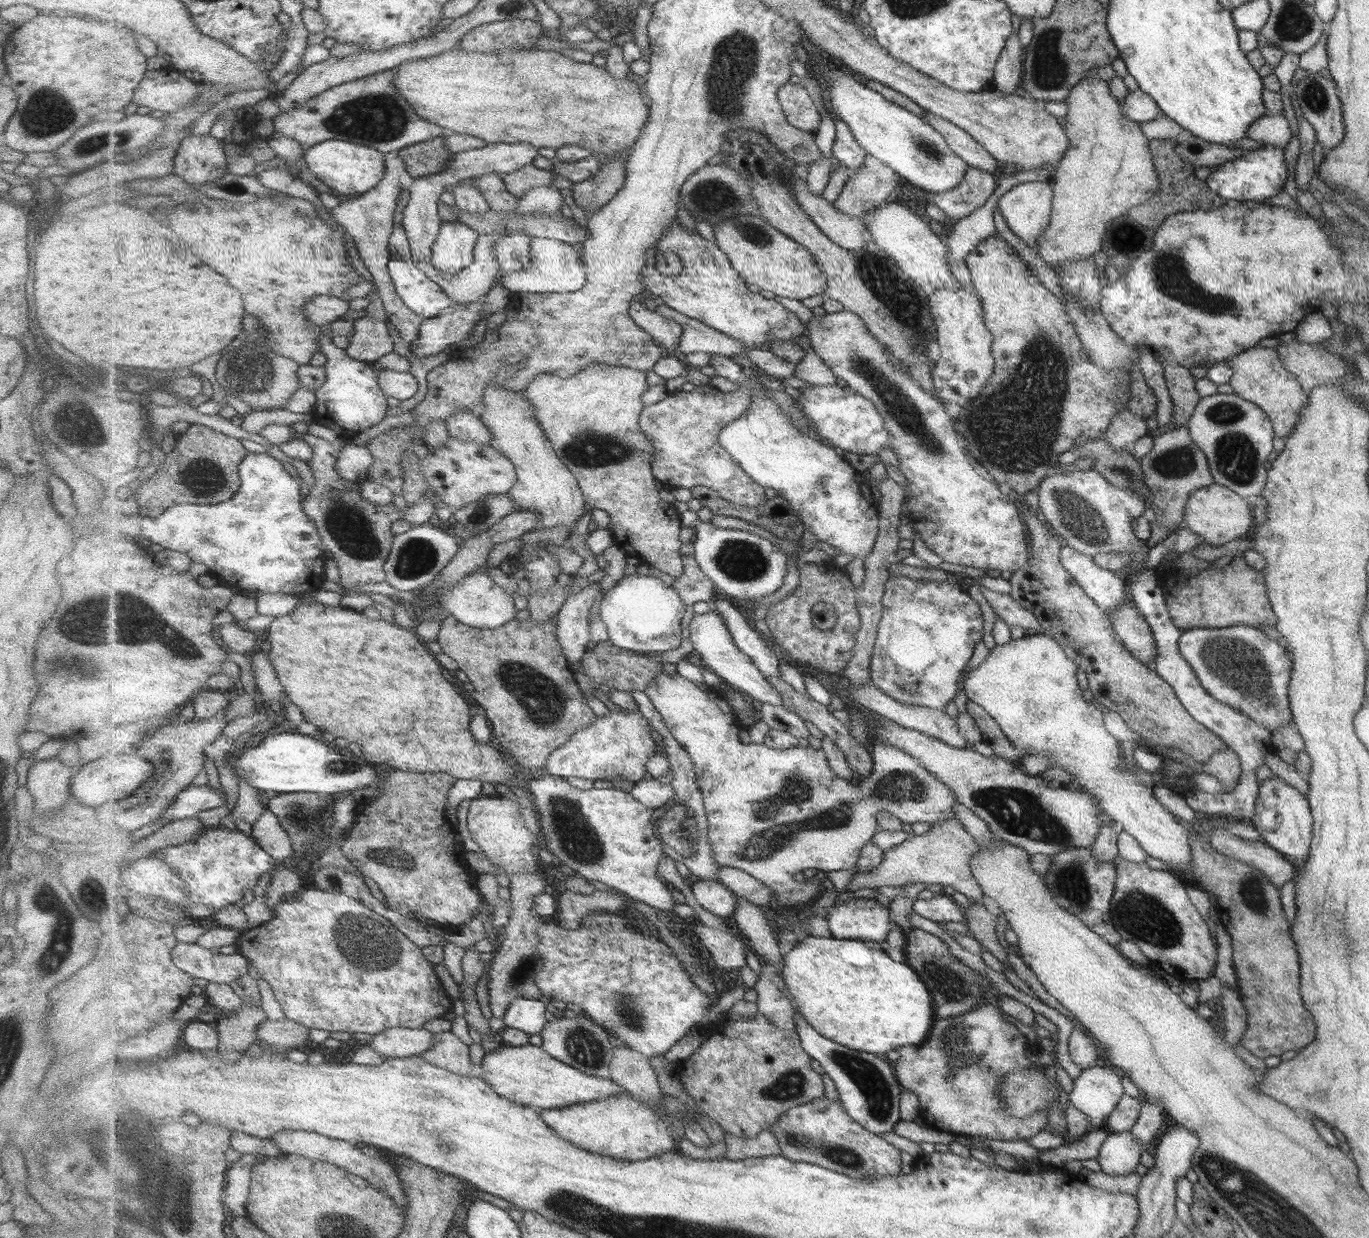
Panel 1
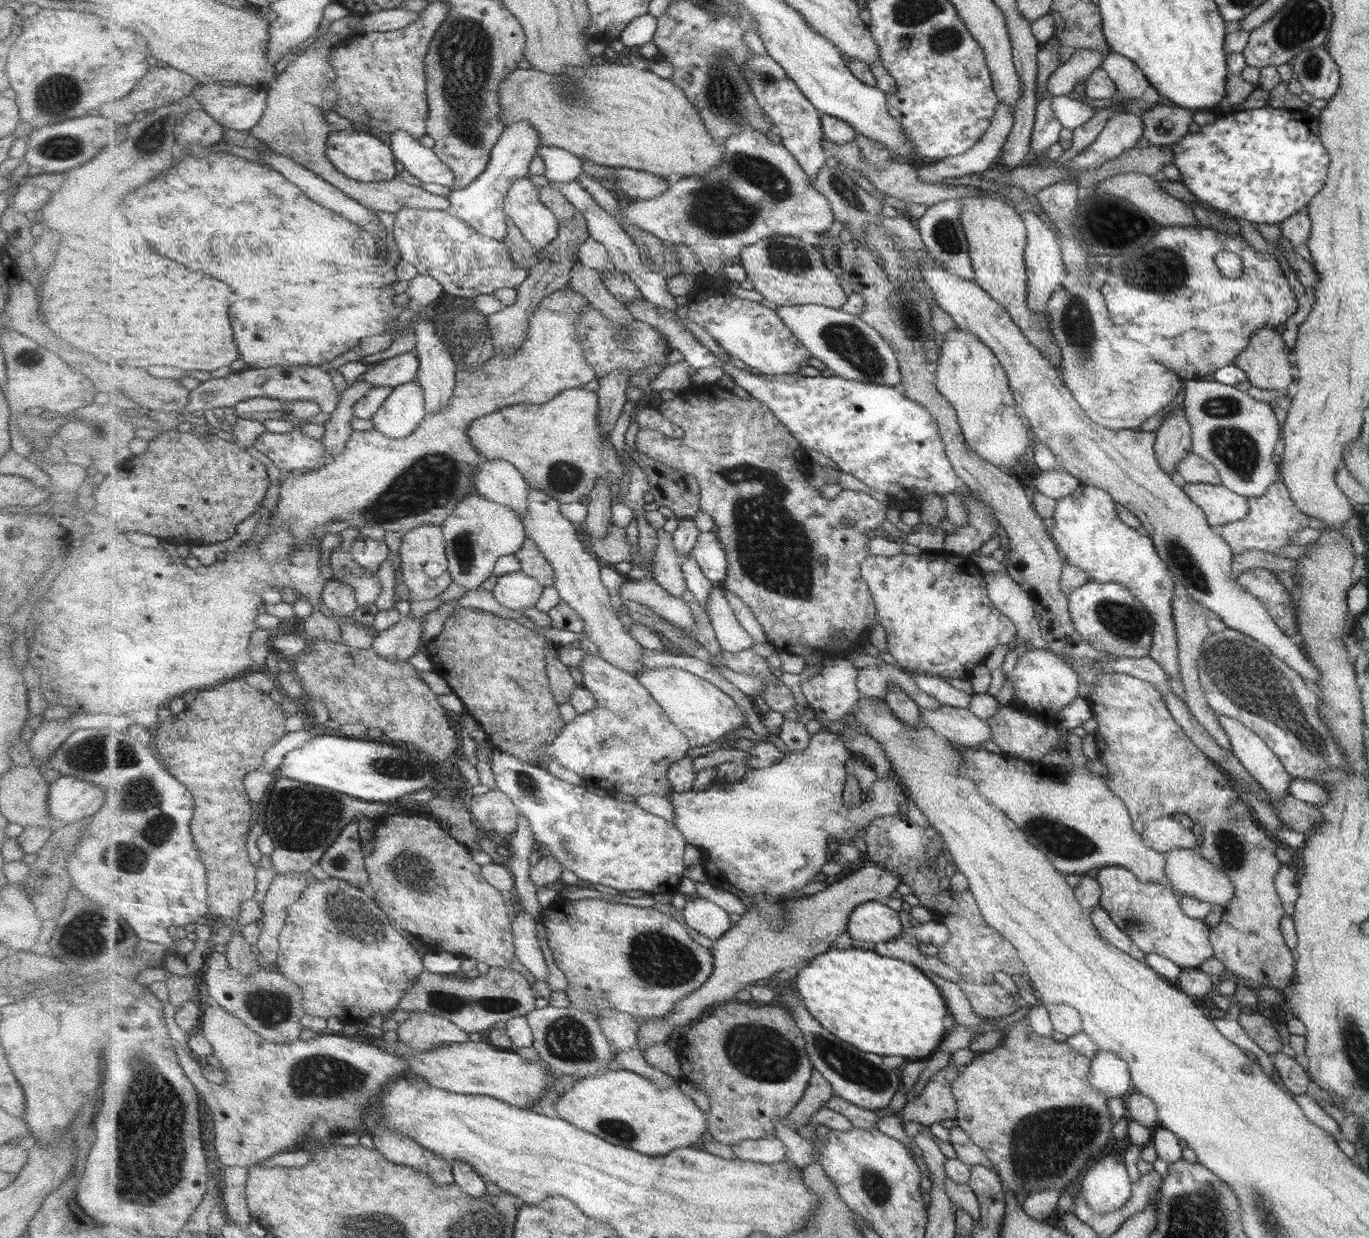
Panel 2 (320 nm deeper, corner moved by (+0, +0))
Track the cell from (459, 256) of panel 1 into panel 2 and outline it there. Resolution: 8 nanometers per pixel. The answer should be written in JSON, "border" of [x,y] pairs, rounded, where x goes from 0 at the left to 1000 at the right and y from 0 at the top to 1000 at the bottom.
{"border":[[[385,97],[370,102],[367,111],[359,122],[356,136],[341,152],[328,155],[329,166],[327,170],[341,181],[343,181],[351,190],[356,190],[367,196],[371,190],[371,181],[368,162],[375,147],[386,141],[388,131],[396,119],[394,107]]]}

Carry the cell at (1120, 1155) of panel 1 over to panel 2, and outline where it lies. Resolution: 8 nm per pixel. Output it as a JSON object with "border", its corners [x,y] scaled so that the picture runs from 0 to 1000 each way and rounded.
{"border":[[[808,933],[798,939],[788,953],[789,965],[801,981],[813,980],[825,970],[825,955],[822,939]]]}

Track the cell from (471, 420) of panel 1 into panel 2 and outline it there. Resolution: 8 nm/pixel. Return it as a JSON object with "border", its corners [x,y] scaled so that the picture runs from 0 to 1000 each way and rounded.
{"border":[[[364,370],[354,372],[346,384],[349,397],[356,404],[370,407],[378,414],[381,420],[384,419],[387,410],[387,391],[373,373]]]}

